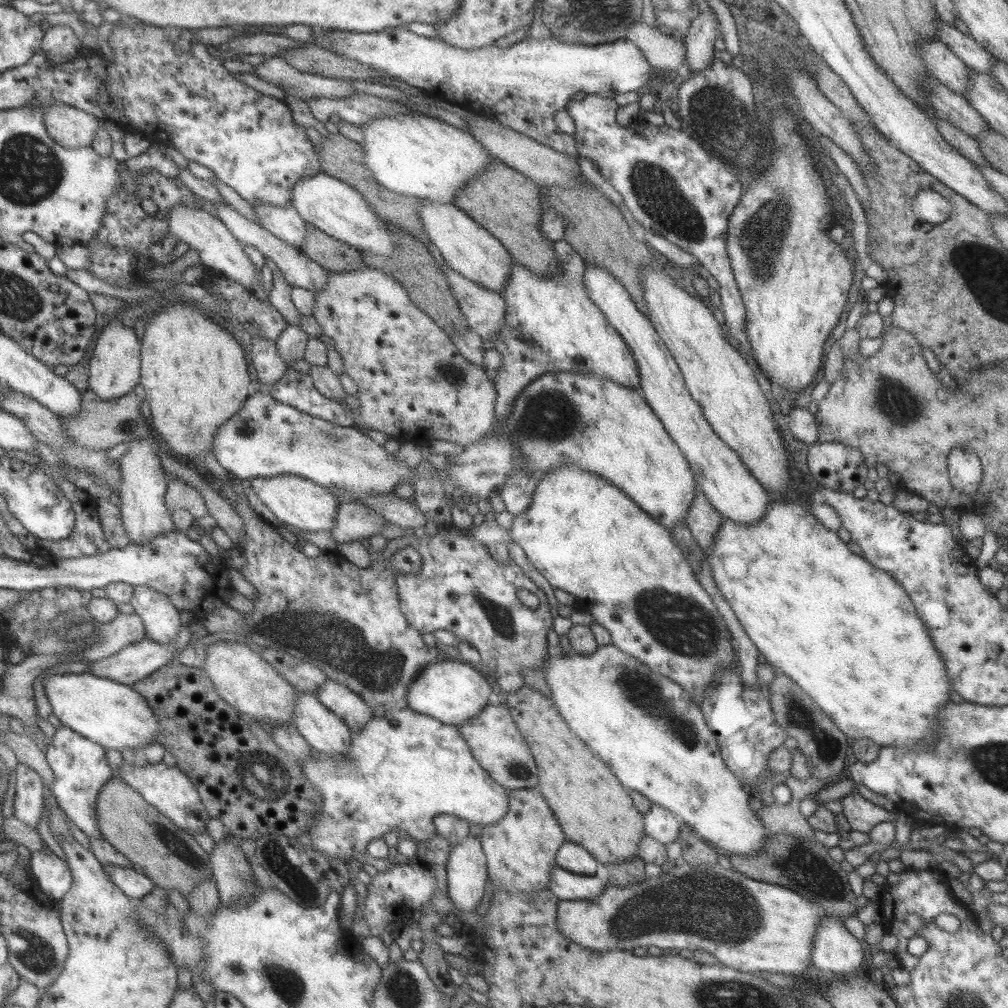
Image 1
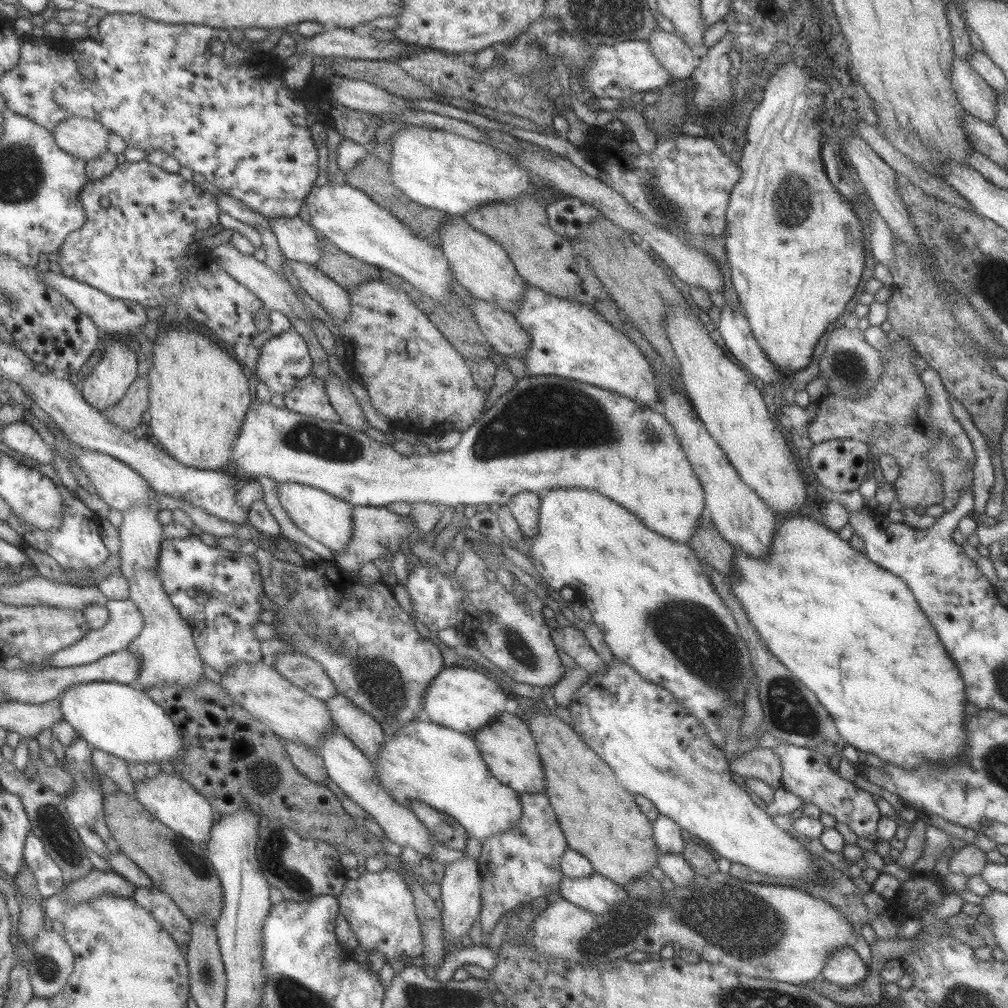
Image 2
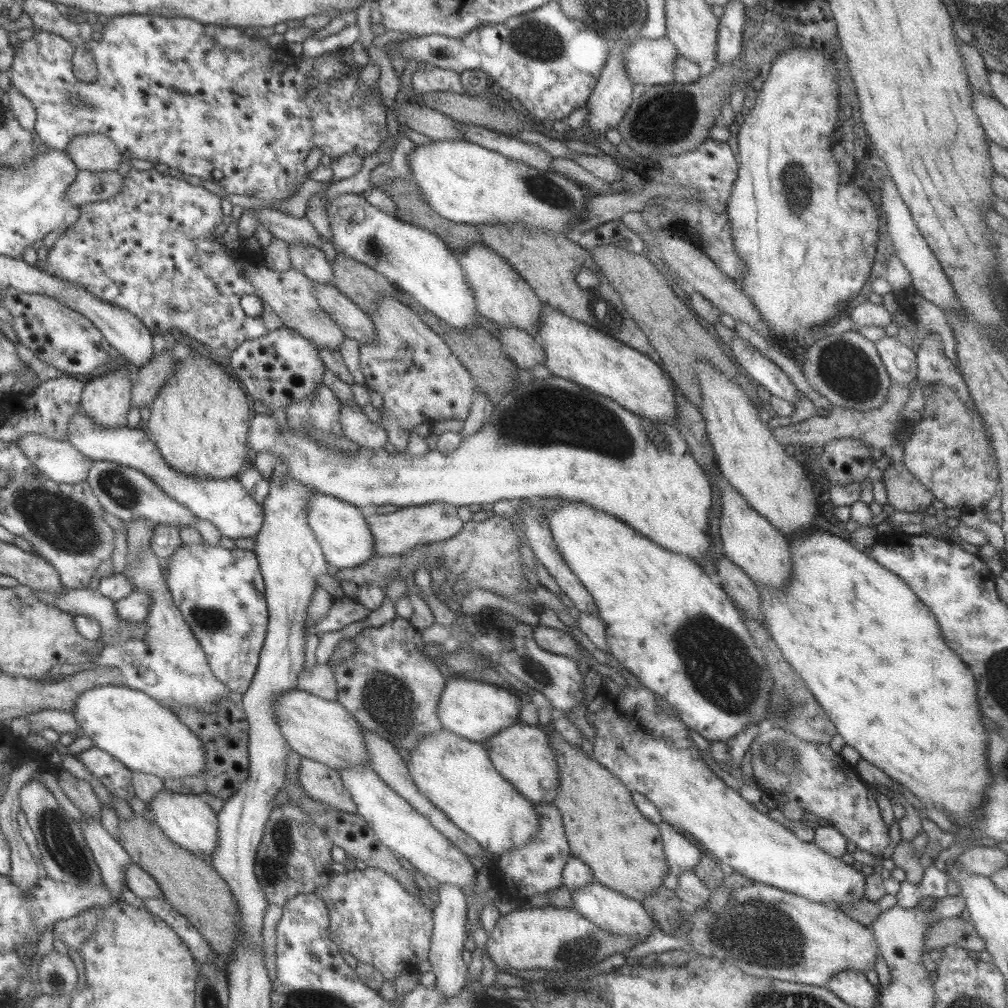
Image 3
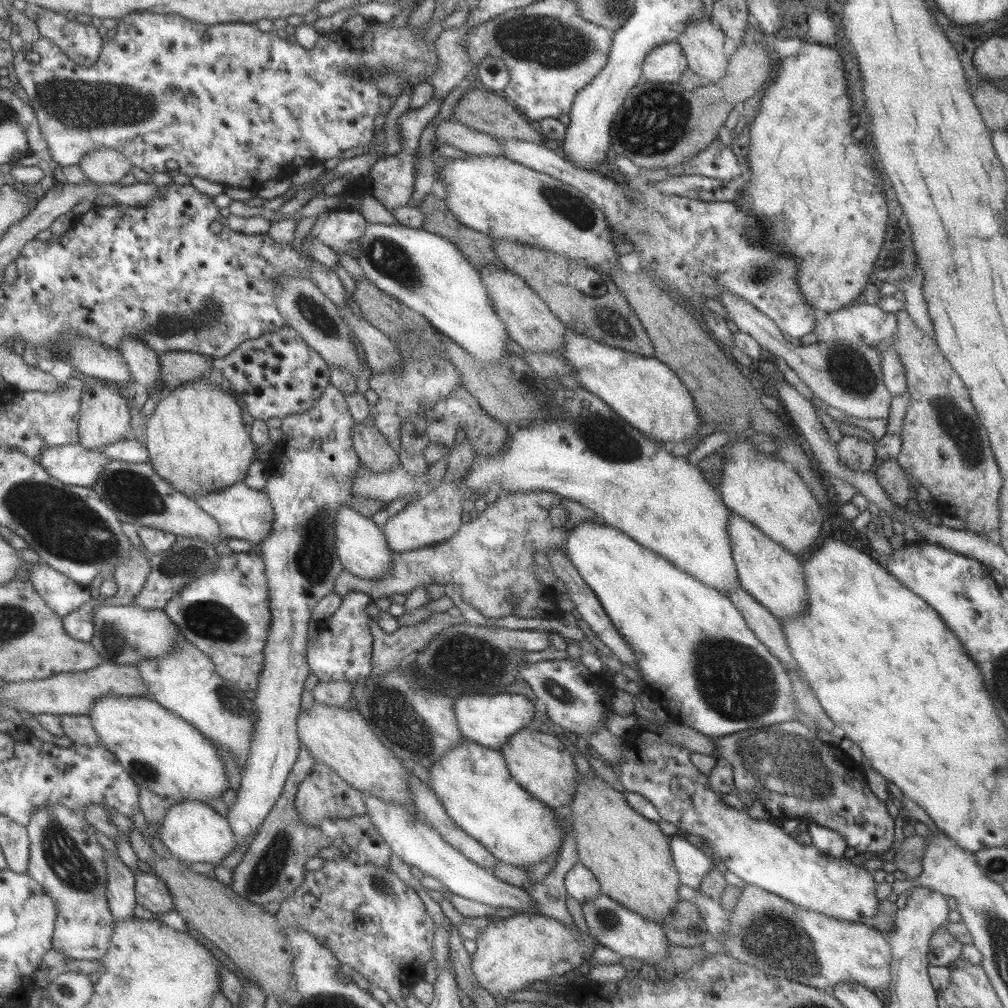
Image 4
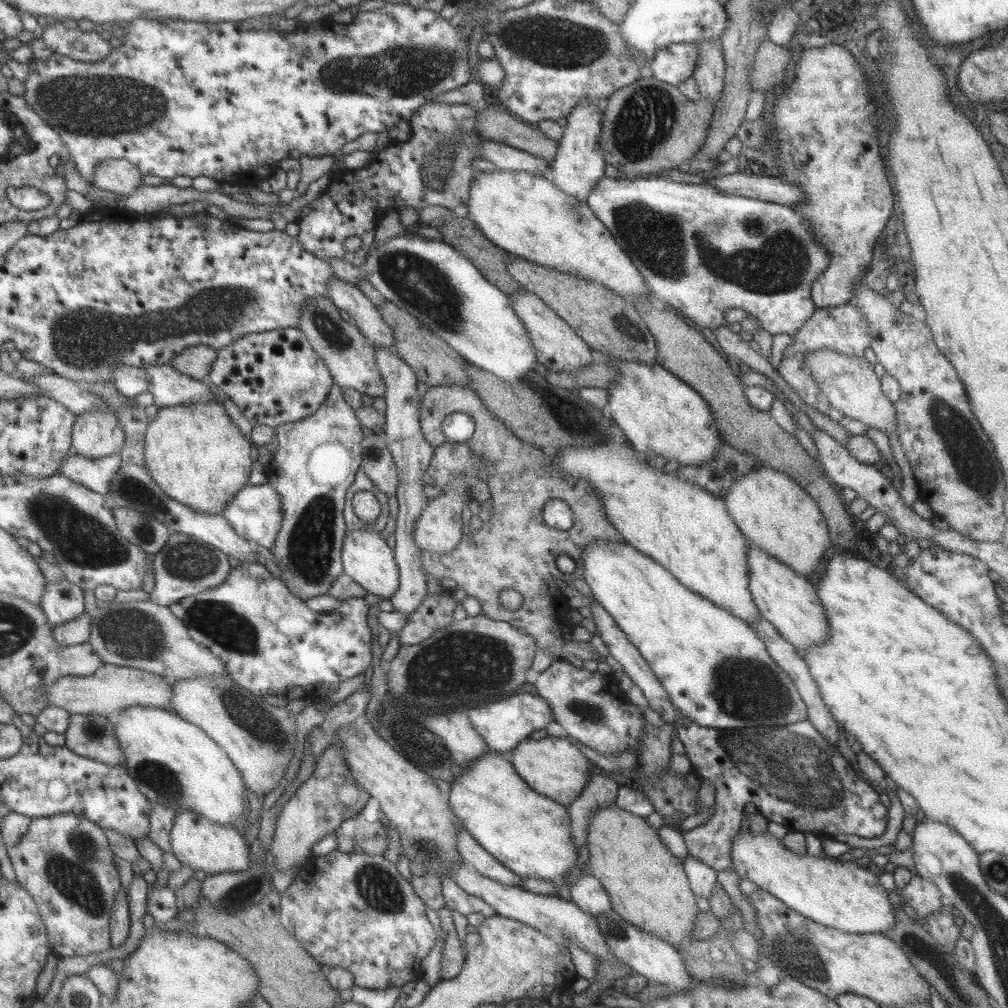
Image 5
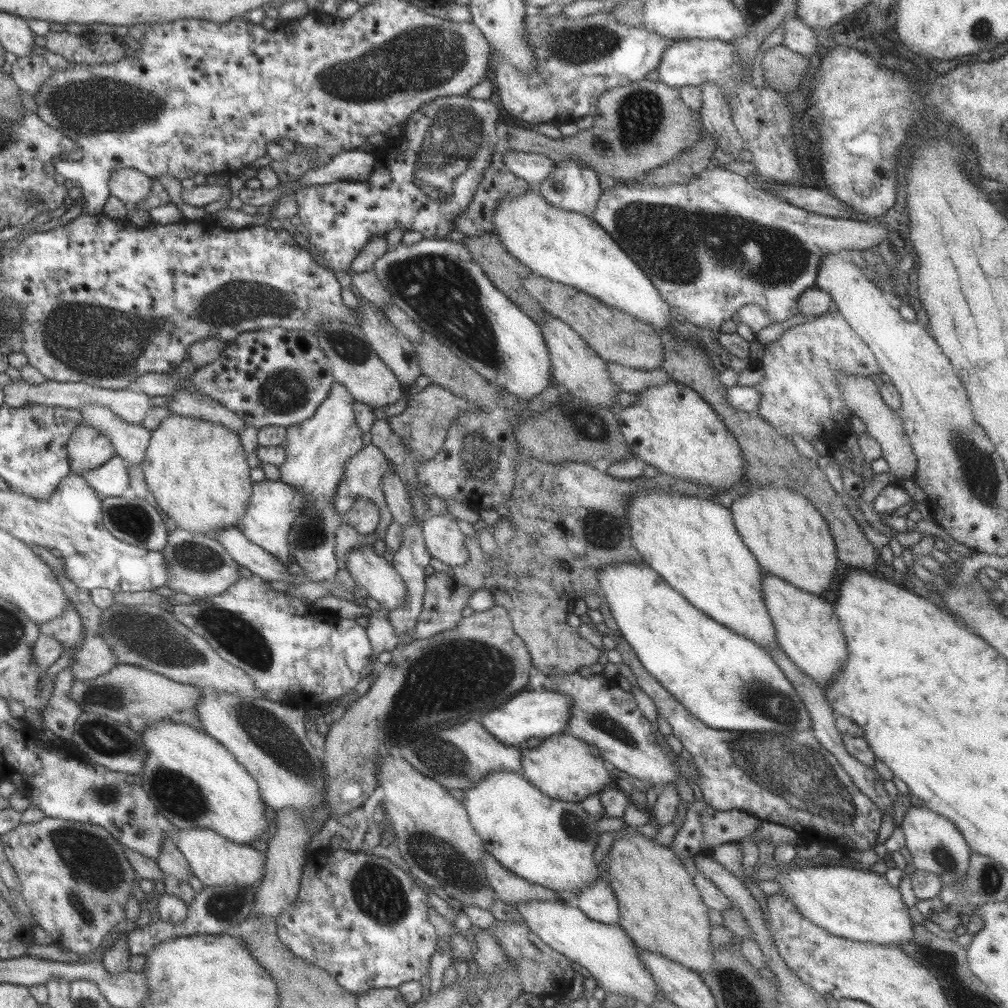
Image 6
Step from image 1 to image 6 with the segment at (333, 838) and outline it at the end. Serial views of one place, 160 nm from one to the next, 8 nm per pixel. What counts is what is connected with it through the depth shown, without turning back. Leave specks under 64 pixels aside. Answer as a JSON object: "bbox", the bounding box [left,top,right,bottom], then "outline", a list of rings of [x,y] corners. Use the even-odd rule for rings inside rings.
{"bbox":[461,771,601,893],"outline":[[[499,771],[487,775],[473,787],[463,791],[461,806],[465,807],[473,830],[481,837],[486,852],[500,866],[527,882],[559,892],[578,893],[601,878],[601,867],[595,866],[594,848],[598,841],[596,820],[577,802],[563,802],[543,795],[521,774]]]}

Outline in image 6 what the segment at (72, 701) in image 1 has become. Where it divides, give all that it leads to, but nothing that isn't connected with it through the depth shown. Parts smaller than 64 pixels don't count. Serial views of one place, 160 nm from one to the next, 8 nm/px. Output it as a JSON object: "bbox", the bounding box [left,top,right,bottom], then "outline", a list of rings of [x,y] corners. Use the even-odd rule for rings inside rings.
{"bbox":[139,721,270,845],"outline":[[[171,721],[155,723],[139,736],[147,756],[139,773],[141,788],[176,829],[206,828],[241,845],[270,834],[255,779],[211,736]]]}

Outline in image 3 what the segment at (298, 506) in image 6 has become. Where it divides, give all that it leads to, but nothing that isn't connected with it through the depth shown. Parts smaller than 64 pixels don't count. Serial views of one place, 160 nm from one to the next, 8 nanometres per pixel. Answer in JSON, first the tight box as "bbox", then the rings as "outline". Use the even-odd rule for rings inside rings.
{"bbox":[66,408,263,539],"outline":[[[78,408],[70,418],[66,440],[91,460],[105,460],[116,465],[130,466],[146,474],[165,494],[186,506],[196,519],[209,521],[223,536],[231,539],[253,538],[263,525],[262,505],[241,486],[236,477],[219,480],[208,477],[203,480],[173,470],[162,460],[156,444],[148,438],[142,426],[135,429],[127,425],[103,428],[93,424]]]}

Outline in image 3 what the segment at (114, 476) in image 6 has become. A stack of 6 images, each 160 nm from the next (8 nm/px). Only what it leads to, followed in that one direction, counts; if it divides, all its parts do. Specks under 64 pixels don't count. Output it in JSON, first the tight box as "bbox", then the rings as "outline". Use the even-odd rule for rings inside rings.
{"bbox":[15,434,91,483],"outline":[[[24,434],[15,444],[29,462],[58,483],[85,481],[91,459],[83,456],[69,441],[53,440],[39,434]]]}

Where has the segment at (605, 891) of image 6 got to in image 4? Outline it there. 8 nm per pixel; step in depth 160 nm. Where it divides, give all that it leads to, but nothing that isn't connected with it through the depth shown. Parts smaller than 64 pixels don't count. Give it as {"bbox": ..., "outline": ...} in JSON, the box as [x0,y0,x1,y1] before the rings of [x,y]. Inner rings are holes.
{"bbox":[564,863,601,904],"outline":[[[580,863],[567,871],[564,887],[566,888],[566,894],[569,894],[580,904],[595,900],[601,893],[597,879]]]}

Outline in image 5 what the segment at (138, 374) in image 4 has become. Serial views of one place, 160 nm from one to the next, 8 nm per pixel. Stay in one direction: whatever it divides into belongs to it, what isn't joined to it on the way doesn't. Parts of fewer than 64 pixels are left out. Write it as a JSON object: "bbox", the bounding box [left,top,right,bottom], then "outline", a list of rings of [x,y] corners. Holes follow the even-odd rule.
{"bbox":[144,364,216,408],"outline":[[[148,364],[144,369],[149,378],[147,392],[153,396],[158,408],[216,399],[205,382],[193,380],[171,365]]]}

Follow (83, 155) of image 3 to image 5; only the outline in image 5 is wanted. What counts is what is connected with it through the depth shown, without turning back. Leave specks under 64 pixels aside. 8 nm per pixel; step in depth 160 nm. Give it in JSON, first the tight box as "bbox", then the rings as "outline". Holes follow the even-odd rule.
{"bbox":[92,158,142,198],"outline":[[[108,158],[95,166],[92,184],[114,192],[121,198],[133,194],[142,185],[142,174],[126,158]]]}

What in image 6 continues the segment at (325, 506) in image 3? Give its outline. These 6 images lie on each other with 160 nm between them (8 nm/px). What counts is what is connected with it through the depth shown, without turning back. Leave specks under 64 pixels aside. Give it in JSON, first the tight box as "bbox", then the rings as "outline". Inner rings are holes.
{"bbox":[346,545,406,614],"outline":[[[372,545],[347,553],[346,568],[356,586],[367,591],[387,614],[399,608],[406,597],[406,586],[392,564],[373,552]]]}

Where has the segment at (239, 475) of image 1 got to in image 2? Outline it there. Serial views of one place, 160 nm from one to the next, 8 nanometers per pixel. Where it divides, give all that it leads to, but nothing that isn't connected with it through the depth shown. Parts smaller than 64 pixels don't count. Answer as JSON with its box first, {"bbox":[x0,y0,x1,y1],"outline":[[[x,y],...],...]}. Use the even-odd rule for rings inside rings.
{"bbox":[230,376,706,543],"outline":[[[526,376],[516,380],[516,384],[499,396],[497,400],[482,412],[482,415],[471,426],[461,431],[460,441],[454,448],[426,455],[411,453],[410,455],[401,455],[392,446],[387,444],[380,445],[367,437],[363,431],[353,430],[340,422],[327,422],[321,419],[314,419],[311,416],[297,414],[285,408],[277,408],[270,402],[259,403],[259,406],[253,410],[247,409],[244,416],[243,424],[240,426],[239,434],[235,437],[232,444],[232,458],[230,469],[239,466],[245,474],[249,474],[254,479],[258,476],[269,476],[276,482],[296,482],[305,486],[312,486],[331,494],[335,498],[340,498],[352,506],[375,506],[384,507],[391,502],[406,502],[413,504],[415,502],[427,502],[441,507],[448,507],[461,504],[464,507],[477,504],[499,504],[506,505],[514,494],[528,491],[538,493],[540,496],[547,490],[556,488],[584,488],[592,490],[615,504],[627,509],[634,514],[648,530],[651,530],[663,538],[668,538],[673,542],[687,543],[695,529],[699,527],[699,522],[706,513],[704,508],[704,492],[700,480],[695,476],[690,462],[687,460],[678,438],[675,436],[673,427],[667,422],[665,415],[659,410],[641,406],[632,400],[629,400],[619,394],[611,393],[609,390],[599,389],[585,383],[576,382],[570,379],[563,379],[557,376]]]}

